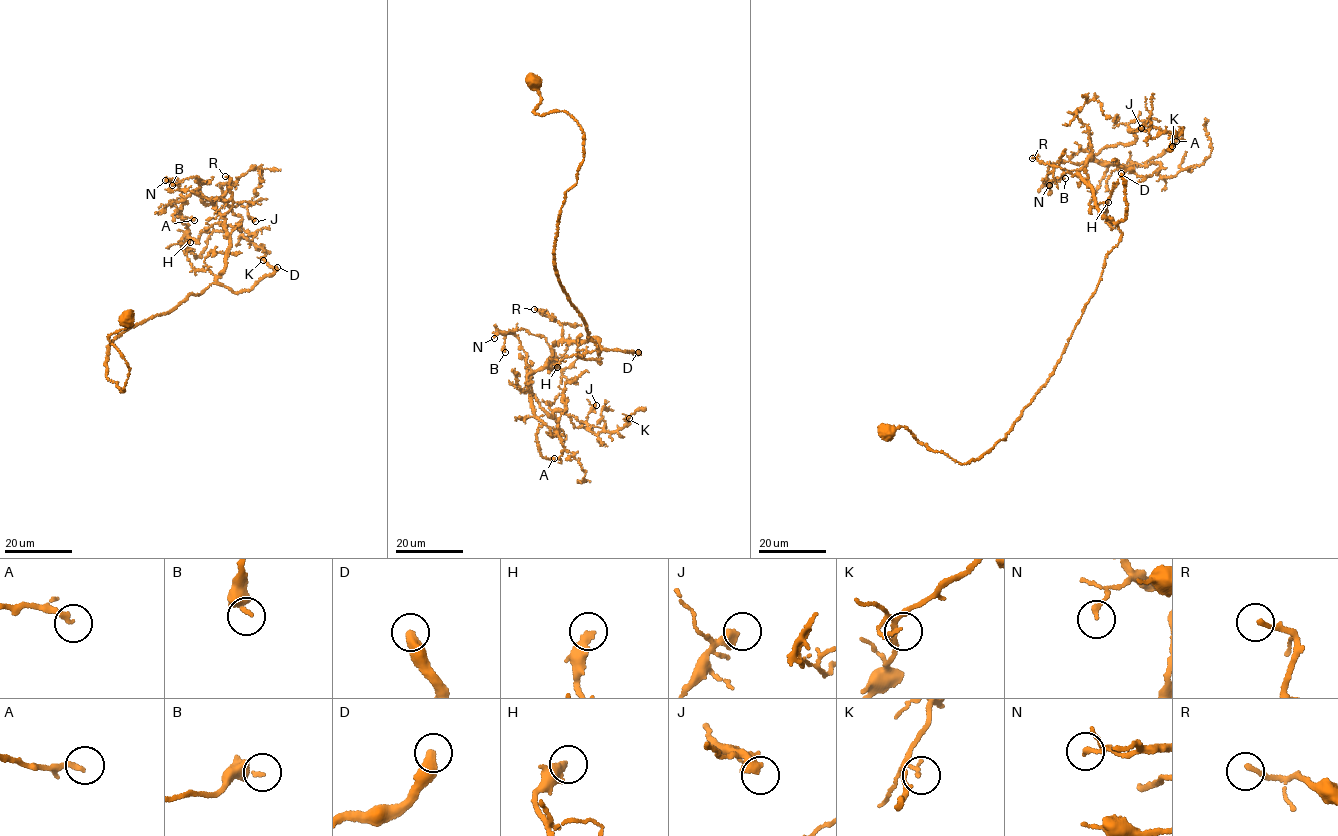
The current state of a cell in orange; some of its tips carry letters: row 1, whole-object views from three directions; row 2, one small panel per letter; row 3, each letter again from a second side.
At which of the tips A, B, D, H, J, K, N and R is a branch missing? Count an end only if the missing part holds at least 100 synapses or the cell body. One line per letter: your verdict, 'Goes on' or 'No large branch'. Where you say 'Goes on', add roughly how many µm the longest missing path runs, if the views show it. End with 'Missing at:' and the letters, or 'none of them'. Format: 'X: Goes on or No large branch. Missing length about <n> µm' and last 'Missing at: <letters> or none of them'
A: No large branch
B: No large branch
D: Goes on. Missing length about 50 µm
H: No large branch
J: No large branch
K: No large branch
N: No large branch
R: No large branch
Missing at: D

